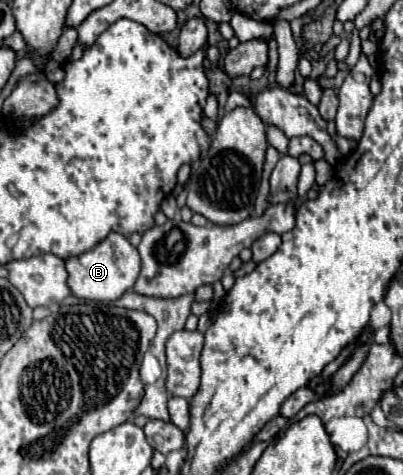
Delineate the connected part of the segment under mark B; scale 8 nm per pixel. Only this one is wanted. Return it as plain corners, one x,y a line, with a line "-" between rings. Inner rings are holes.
109,233
97,247
69,257
65,265
69,271
69,287
73,295
89,301
115,301
135,285
141,261
137,249
121,233

